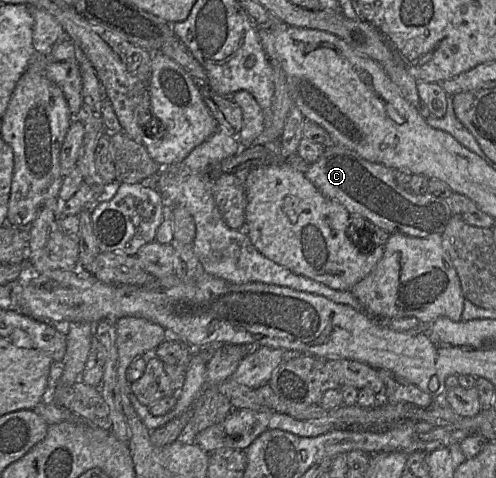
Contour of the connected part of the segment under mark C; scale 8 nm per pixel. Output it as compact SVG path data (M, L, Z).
M340 145L326 147L320 158L303 172L324 196L342 204L351 215L362 216L389 234L400 233L419 238L442 236L453 216L446 199L429 192L412 194L398 186L395 170L370 162Z

